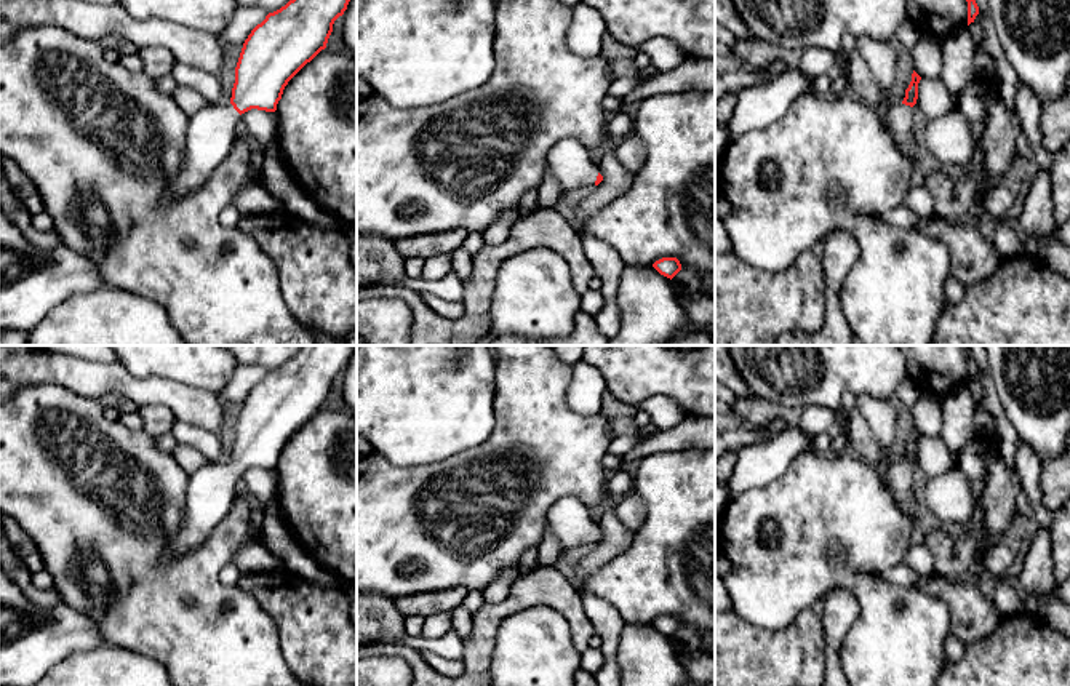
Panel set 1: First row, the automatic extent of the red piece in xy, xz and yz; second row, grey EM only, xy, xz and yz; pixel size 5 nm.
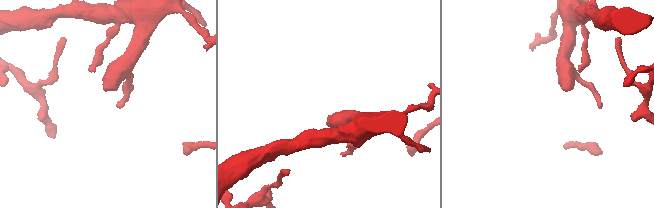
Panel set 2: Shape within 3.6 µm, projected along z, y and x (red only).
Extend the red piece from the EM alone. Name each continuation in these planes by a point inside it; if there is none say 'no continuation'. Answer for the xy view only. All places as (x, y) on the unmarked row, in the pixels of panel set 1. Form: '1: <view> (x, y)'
1: xy (210, 490)

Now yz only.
1: yz (898, 477)

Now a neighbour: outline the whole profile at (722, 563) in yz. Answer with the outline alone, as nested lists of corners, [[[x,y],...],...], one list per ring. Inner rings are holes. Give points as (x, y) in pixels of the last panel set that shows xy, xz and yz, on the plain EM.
[[[715,537],[715,577],[723,579],[731,572],[731,561]]]

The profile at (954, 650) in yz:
[[[948,633],[944,641],[945,664],[953,664],[961,660],[964,651],[966,651],[966,644],[961,643],[955,635]]]

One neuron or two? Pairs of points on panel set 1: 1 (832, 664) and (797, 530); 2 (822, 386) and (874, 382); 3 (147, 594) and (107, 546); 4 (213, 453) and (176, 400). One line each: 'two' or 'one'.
1: two
2: one
3: one
4: two

